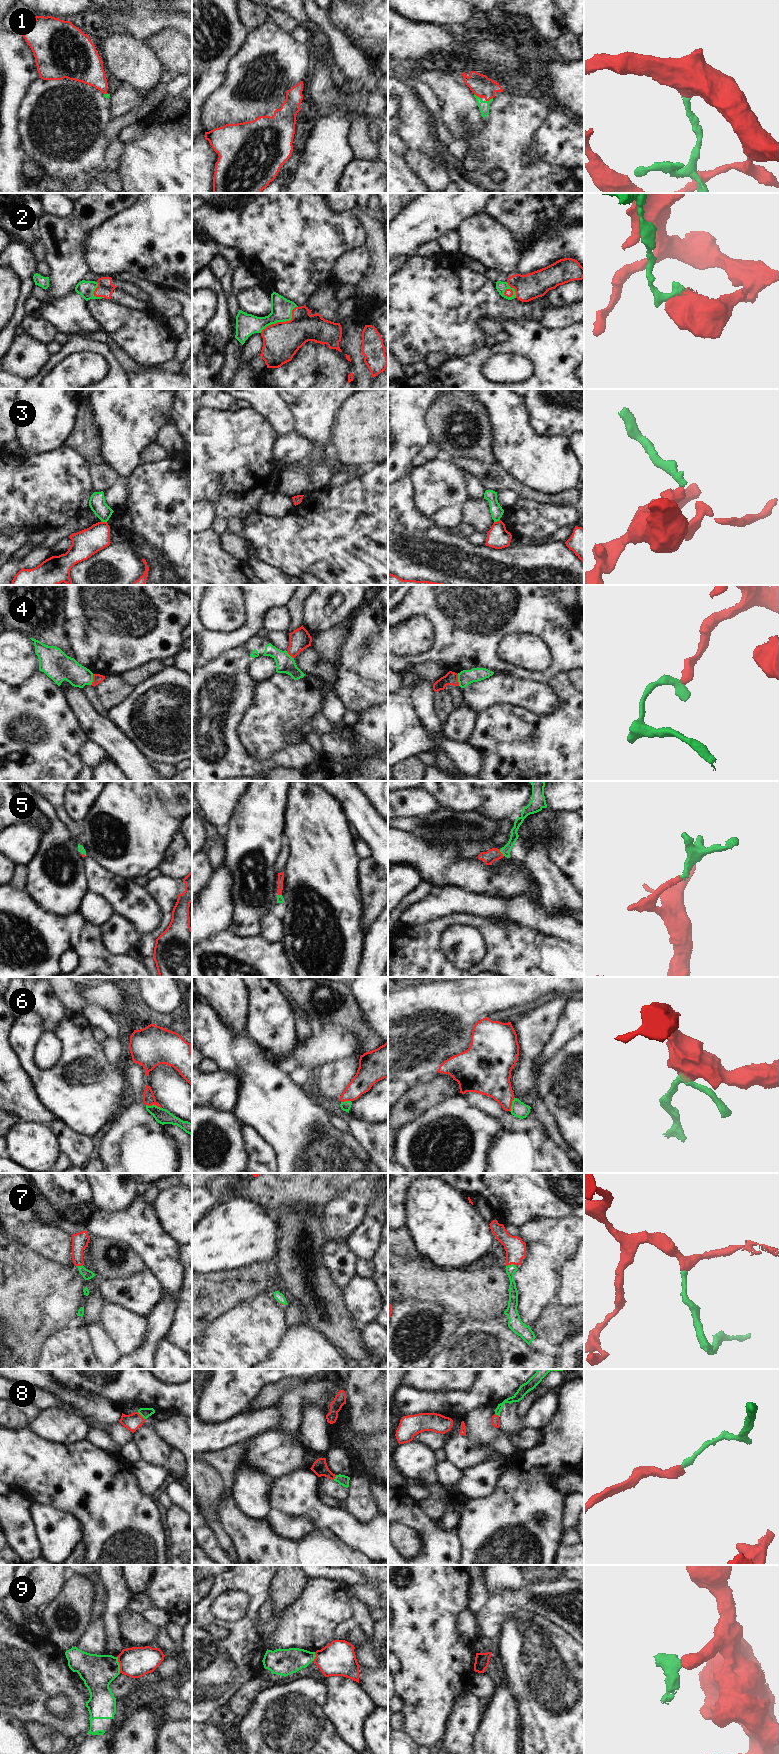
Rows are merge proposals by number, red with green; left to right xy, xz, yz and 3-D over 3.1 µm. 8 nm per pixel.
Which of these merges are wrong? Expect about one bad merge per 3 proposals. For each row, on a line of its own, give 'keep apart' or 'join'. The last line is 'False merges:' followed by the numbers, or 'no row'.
1: join
2: keep apart
3: keep apart
4: keep apart
5: join
6: keep apart
7: join
8: join
9: keep apart
False merges: 2, 3, 4, 6, 9

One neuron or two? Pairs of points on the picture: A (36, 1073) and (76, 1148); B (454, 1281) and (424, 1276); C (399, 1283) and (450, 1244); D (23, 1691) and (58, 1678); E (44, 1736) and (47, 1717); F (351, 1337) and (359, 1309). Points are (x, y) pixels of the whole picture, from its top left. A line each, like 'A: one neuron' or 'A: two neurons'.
A: two neurons
B: one neuron
C: two neurons
D: one neuron
E: two neurons
F: two neurons

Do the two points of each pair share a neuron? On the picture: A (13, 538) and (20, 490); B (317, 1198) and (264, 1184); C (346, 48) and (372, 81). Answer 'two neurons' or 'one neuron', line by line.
A: two neurons
B: one neuron
C: one neuron

